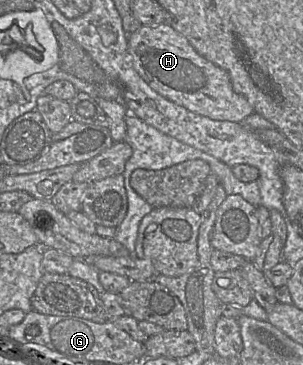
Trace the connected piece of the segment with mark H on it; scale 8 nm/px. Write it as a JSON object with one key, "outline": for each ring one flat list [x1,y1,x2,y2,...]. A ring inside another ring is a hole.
{"outline":[[171,25,139,26,128,36,127,42,138,74,165,98,213,120,243,123,254,113,247,99,234,91,228,73,201,56]]}

